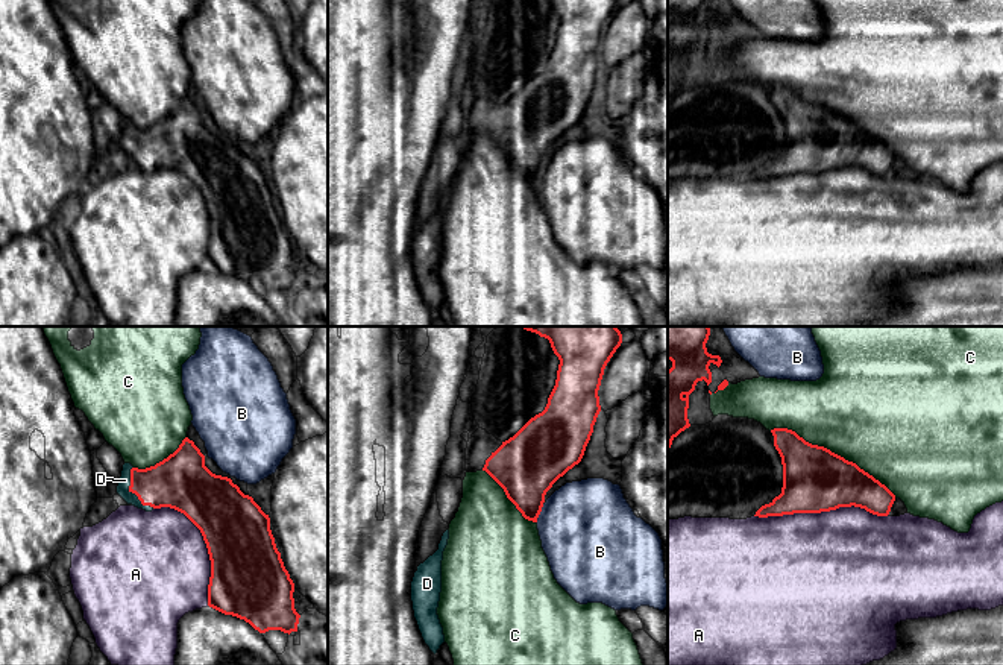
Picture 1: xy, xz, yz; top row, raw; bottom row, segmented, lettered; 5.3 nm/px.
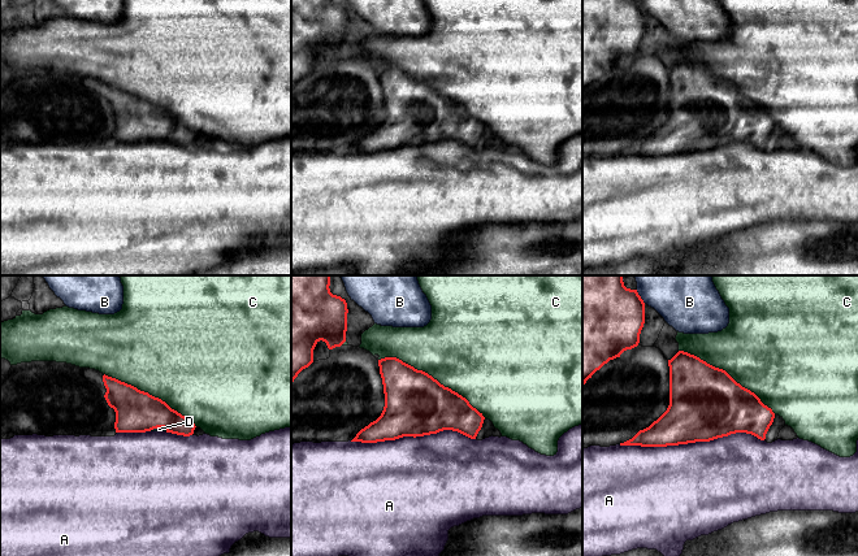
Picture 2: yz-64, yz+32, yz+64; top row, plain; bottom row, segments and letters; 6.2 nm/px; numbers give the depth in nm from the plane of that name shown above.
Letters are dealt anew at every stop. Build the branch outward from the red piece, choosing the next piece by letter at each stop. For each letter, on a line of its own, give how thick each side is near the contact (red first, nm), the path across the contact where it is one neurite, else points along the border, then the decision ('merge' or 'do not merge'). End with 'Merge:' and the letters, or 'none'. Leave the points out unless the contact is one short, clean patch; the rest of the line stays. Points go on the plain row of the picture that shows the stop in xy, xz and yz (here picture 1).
A: calibres 340 and 480 nm; do not merge
B: calibres 320 and 480 nm; do not merge
C: calibres 340 and 500 nm; do not merge
D: calibres 280 and 60 nm; way xy (176, 141), (131, 151), (125, 140); merge
Merge: D

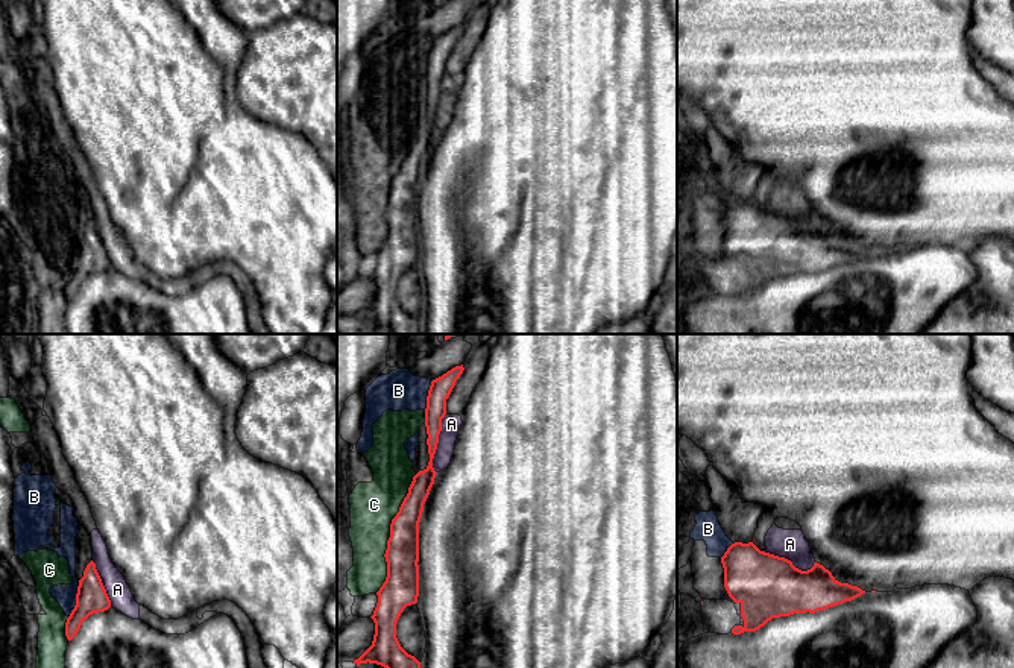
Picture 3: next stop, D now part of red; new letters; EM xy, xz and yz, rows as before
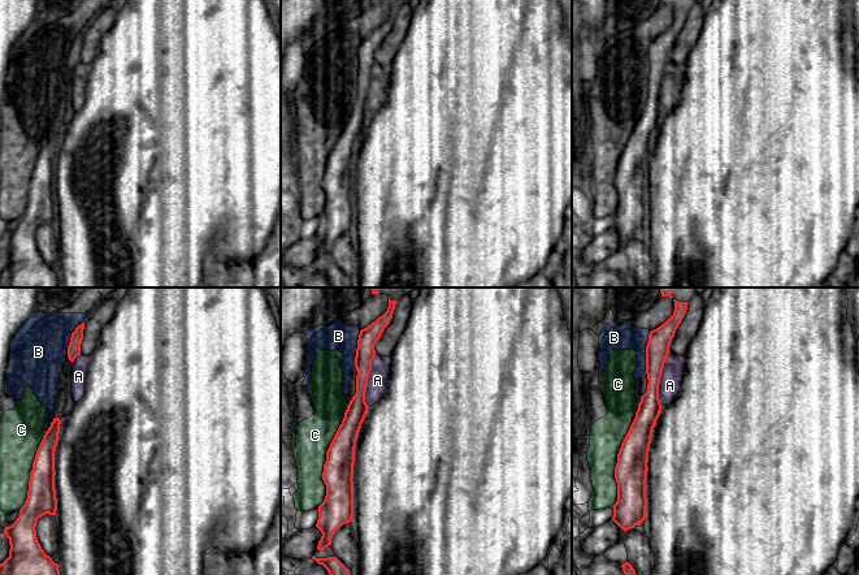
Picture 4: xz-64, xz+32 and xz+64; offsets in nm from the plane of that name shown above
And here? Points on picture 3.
A: calibres 110 and 100 nm; do not merge
B: calibres 170 and 110 nm; do not merge
C: calibres 180 and 240 nm; do not merge
Merge: none

